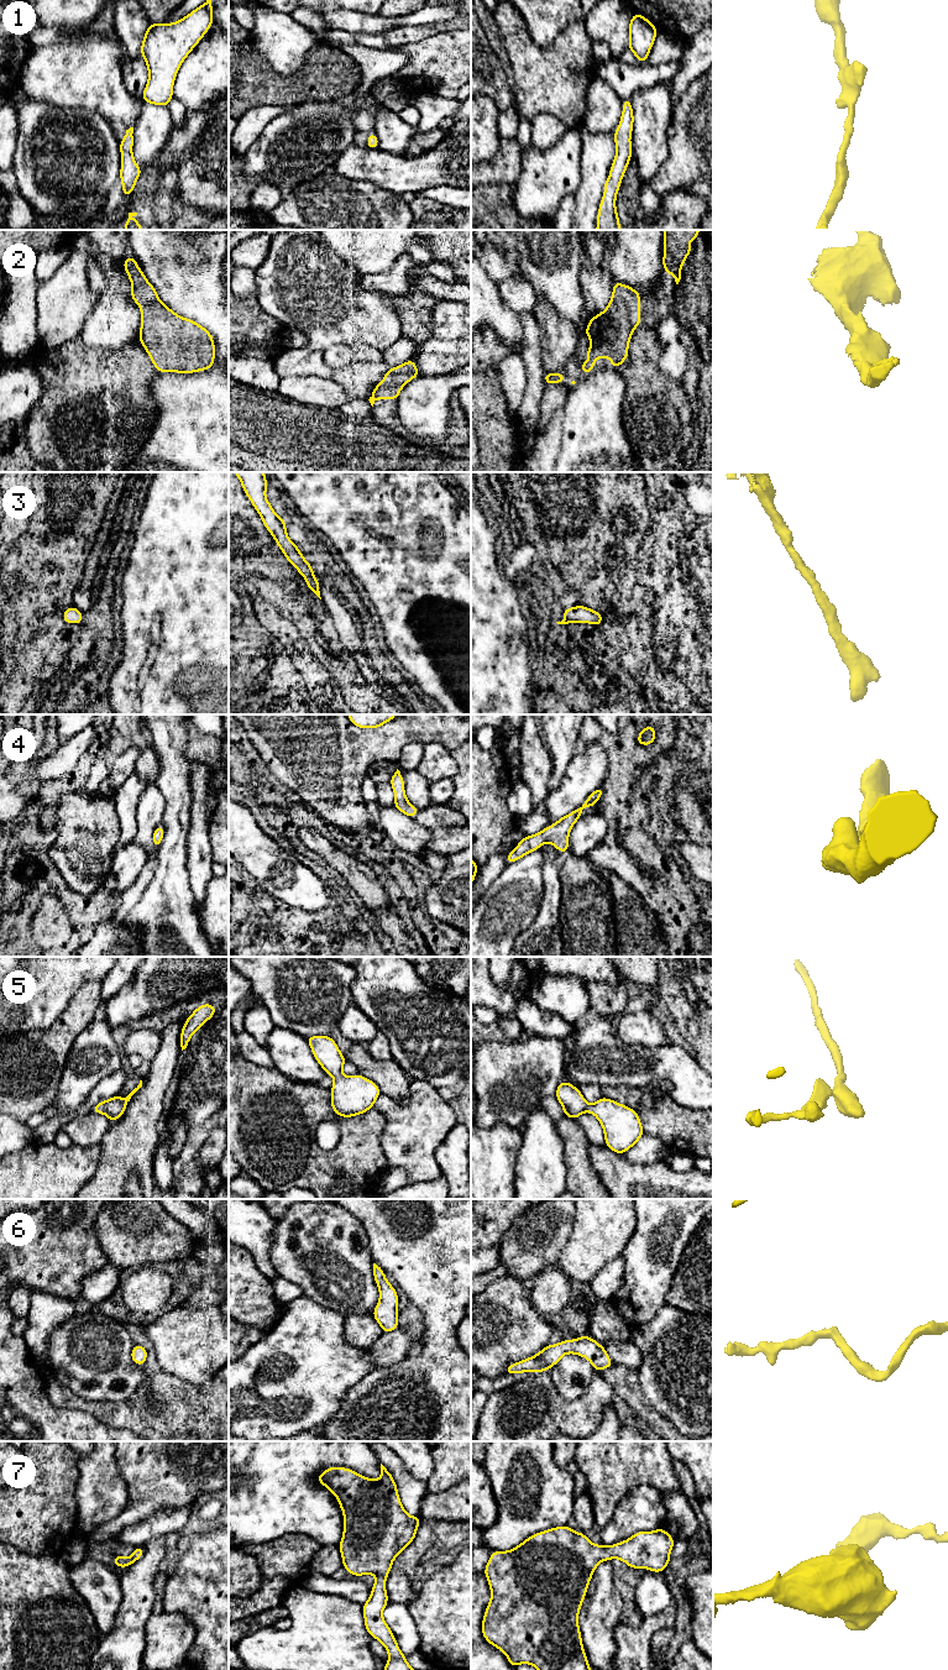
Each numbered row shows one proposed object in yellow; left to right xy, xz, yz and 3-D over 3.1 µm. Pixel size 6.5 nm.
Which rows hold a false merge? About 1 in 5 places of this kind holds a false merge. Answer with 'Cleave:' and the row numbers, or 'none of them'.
Cleave: none of them

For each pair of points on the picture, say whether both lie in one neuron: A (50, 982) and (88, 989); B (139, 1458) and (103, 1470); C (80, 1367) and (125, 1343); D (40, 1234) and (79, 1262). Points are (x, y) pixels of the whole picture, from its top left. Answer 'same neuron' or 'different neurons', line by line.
A: different neurons
B: different neurons
C: same neuron
D: same neuron

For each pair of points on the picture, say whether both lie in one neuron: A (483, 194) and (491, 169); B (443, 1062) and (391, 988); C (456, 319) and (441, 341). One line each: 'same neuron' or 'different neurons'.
A: different neurons
B: same neuron
C: same neuron

